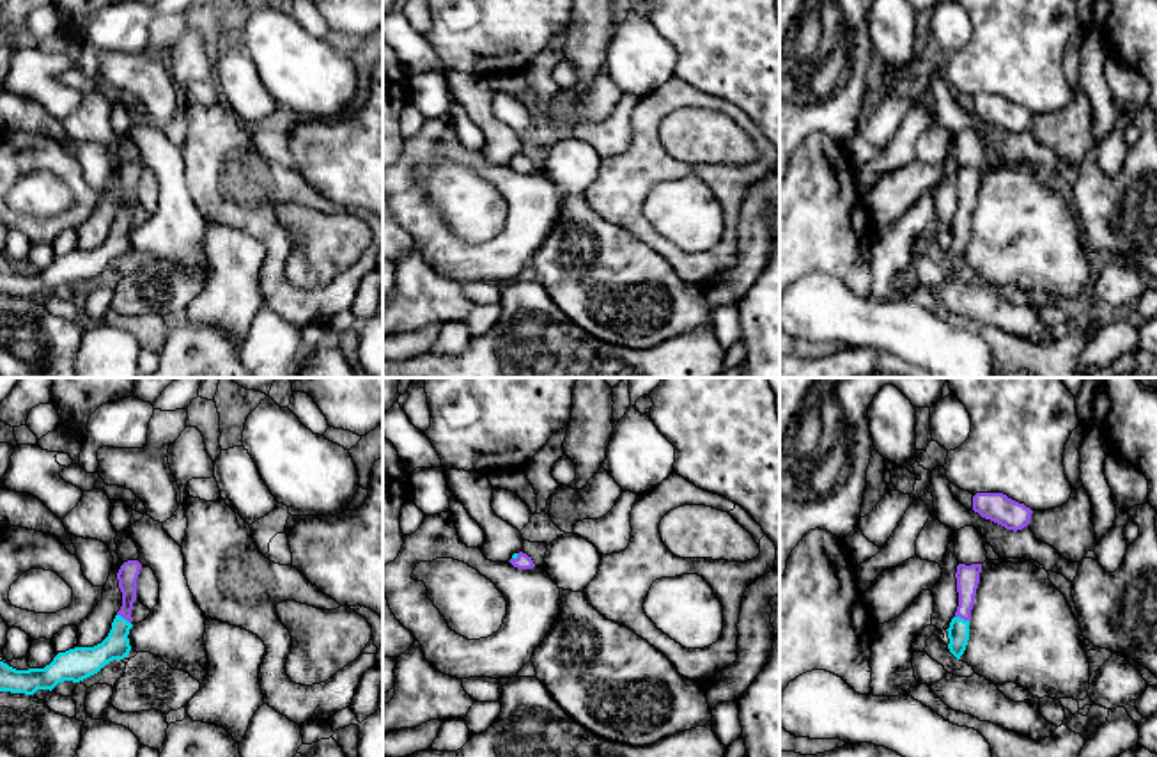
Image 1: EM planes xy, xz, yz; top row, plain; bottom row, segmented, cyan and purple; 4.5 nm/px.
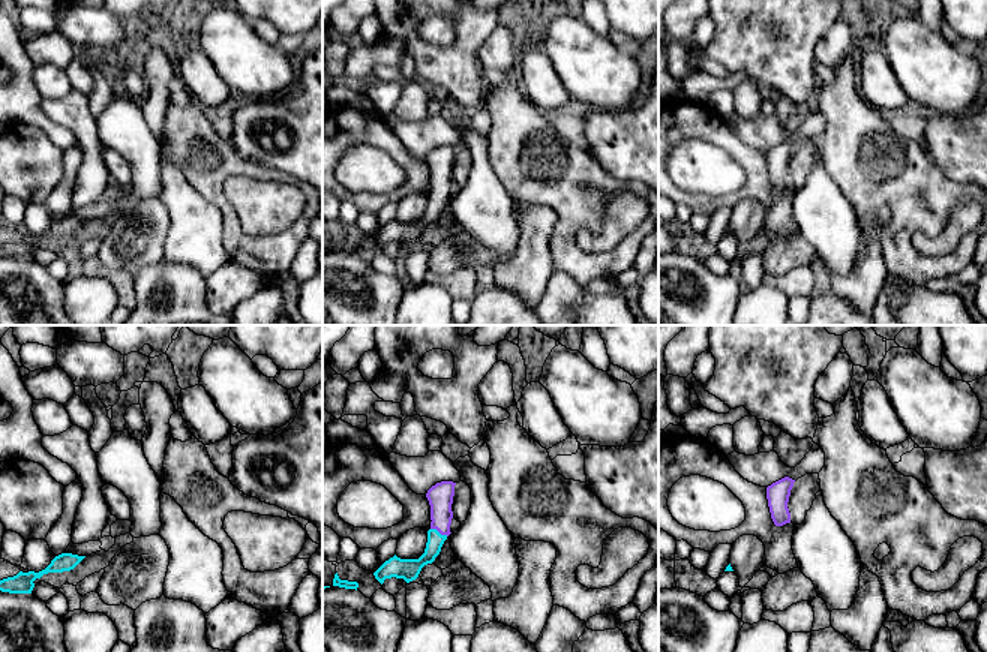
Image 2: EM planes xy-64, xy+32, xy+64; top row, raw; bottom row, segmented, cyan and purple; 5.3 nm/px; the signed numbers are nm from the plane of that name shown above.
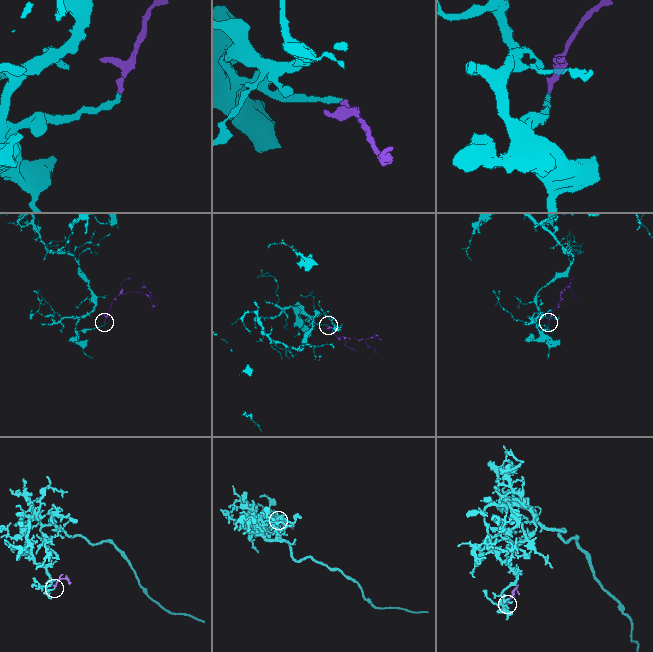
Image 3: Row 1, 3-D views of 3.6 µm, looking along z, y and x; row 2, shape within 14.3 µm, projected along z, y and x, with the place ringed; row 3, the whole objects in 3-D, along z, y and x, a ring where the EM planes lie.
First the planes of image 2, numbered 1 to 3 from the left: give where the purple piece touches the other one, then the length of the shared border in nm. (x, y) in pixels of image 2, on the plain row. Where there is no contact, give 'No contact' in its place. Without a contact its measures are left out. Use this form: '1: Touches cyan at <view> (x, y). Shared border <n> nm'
1: No contact
2: Touches cyan at xy+32 (438, 197). Shared border 100 nm
3: No contact

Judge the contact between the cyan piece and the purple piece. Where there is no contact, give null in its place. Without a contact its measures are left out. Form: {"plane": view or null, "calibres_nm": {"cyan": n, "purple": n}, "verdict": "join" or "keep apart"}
{"plane": "xy", "calibres_nm": {"cyan": 130, "purple": 90}, "verdict": "join"}

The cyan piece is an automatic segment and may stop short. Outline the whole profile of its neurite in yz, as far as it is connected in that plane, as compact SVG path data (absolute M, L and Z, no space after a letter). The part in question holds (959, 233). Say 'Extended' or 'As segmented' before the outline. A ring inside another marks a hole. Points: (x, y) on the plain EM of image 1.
Extended. M959 167L957 168L957 195L959 195L959 209L955 220L950 225L948 234L948 252L950 255L960 262L966 254L969 243L969 222L975 207L976 191L980 186L982 167Z

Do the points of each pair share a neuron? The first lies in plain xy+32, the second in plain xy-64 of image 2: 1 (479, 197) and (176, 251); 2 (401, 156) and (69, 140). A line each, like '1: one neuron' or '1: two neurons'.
1: two neurons
2: two neurons

